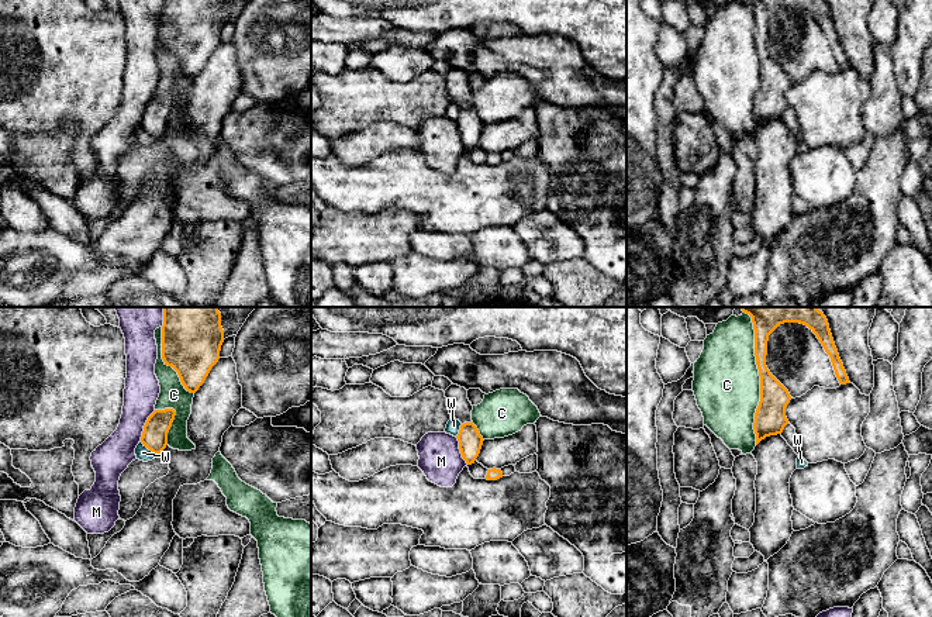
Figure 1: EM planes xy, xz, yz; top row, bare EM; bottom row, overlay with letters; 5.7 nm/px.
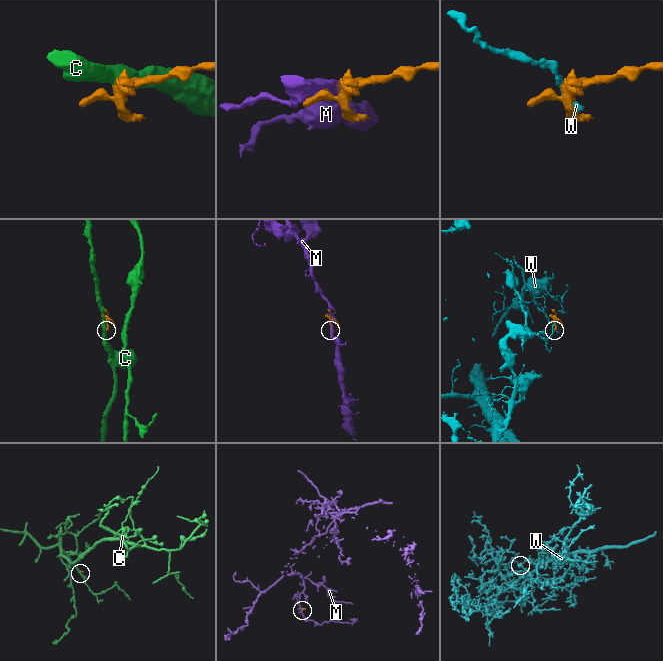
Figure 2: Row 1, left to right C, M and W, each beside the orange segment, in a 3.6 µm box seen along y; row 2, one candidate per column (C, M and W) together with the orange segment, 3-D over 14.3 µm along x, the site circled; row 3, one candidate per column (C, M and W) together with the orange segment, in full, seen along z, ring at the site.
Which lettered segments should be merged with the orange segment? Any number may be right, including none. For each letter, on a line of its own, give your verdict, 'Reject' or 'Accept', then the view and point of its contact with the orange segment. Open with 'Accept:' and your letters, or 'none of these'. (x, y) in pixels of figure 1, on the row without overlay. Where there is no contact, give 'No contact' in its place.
Accept: none of these
C: Reject. Touches orange at yz (760, 65)
M: Reject. Touches orange at xy (144, 110)
W: Reject. Touches orange at xy (148, 133)

